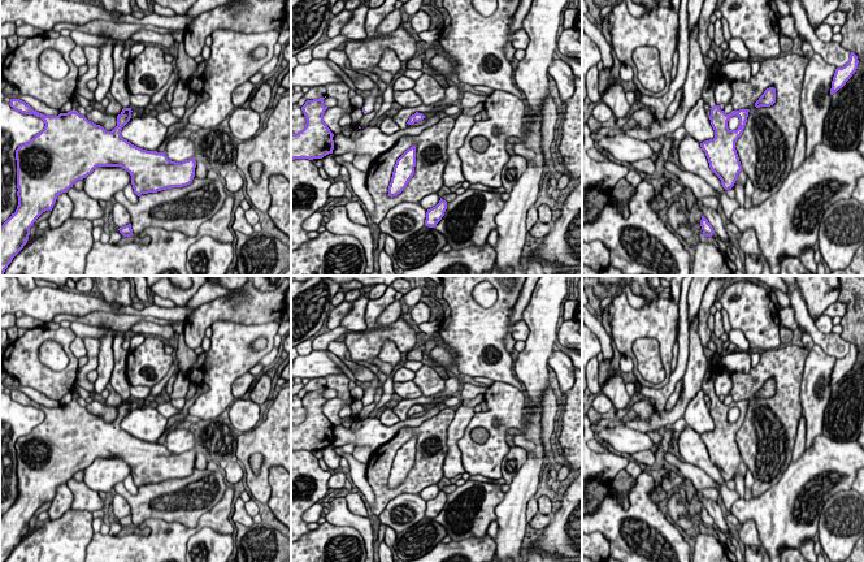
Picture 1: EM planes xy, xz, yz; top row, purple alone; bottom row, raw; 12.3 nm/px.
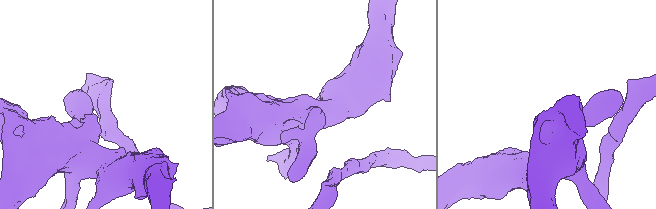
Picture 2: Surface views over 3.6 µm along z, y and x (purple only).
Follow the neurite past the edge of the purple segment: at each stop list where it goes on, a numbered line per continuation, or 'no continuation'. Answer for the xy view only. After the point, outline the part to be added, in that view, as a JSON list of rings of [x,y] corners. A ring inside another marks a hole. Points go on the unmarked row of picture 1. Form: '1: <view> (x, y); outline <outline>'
1: xy (118, 380); outline [[[114,332],[113,338],[114,367],[109,382],[114,392],[117,392],[122,397],[122,399],[131,399],[130,384],[126,375],[129,351],[126,351],[122,347],[122,343],[125,341],[125,333],[126,332]]]

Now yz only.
1: yz (713, 359); outline [[[712,278],[708,282],[708,286],[705,288],[705,291],[703,294],[703,299],[698,315],[699,317],[698,334],[700,338],[700,343],[703,346],[704,355],[708,362],[708,368],[702,382],[702,389],[704,394],[709,397],[709,399],[717,397],[715,392],[715,381],[717,376],[717,369],[722,366],[722,362],[721,362],[721,355],[713,353],[708,347],[708,342],[711,341],[711,333],[712,333],[708,328],[708,317],[711,315],[709,310],[715,304],[717,293],[722,288],[722,285],[724,285],[724,278],[720,280]]]

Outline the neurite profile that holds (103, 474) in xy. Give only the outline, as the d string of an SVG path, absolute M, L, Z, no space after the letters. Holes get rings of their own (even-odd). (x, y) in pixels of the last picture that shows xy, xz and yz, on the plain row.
M97 458L84 470L83 481L96 492L112 494L118 483L131 475L131 467L121 458Z

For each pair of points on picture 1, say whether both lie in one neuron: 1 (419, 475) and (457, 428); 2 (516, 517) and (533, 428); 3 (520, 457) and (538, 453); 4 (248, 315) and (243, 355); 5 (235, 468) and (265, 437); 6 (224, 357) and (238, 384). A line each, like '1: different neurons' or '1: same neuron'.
1: different neurons
2: same neuron
3: different neurons
4: different neurons
5: different neurons
6: different neurons

